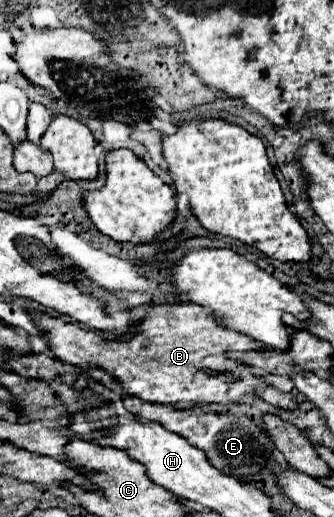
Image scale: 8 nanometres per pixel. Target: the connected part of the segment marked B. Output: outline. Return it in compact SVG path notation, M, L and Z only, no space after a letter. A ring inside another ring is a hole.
M198 304L150 306L148 318L134 328L128 340L104 340L98 332L84 330L60 318L50 318L48 314L34 316L38 316L38 326L52 332L46 342L62 362L106 370L124 386L128 396L160 404L234 404L240 402L242 396L256 396L280 410L298 408L292 394L276 390L264 382L262 376L256 376L250 366L226 356L228 350L266 350L266 346L244 332L220 324L208 308ZM224 374L230 374L230 378L224 378Z

